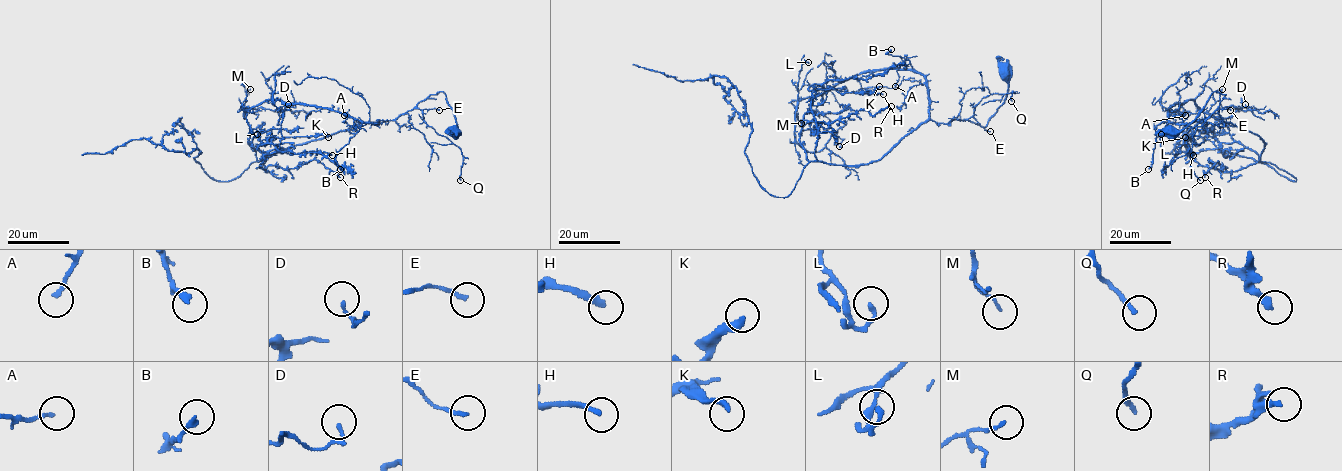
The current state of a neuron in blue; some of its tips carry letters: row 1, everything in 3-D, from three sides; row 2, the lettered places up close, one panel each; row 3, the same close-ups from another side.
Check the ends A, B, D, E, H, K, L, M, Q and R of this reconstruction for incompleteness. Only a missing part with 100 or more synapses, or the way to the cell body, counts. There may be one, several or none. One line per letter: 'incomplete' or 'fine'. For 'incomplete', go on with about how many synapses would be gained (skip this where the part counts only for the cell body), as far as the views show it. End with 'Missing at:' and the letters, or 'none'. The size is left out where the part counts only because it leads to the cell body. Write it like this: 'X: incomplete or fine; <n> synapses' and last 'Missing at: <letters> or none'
A: fine
B: fine
D: fine
E: fine
H: fine
K: fine
L: fine
M: fine
Q: fine
R: fine
Missing at: none

